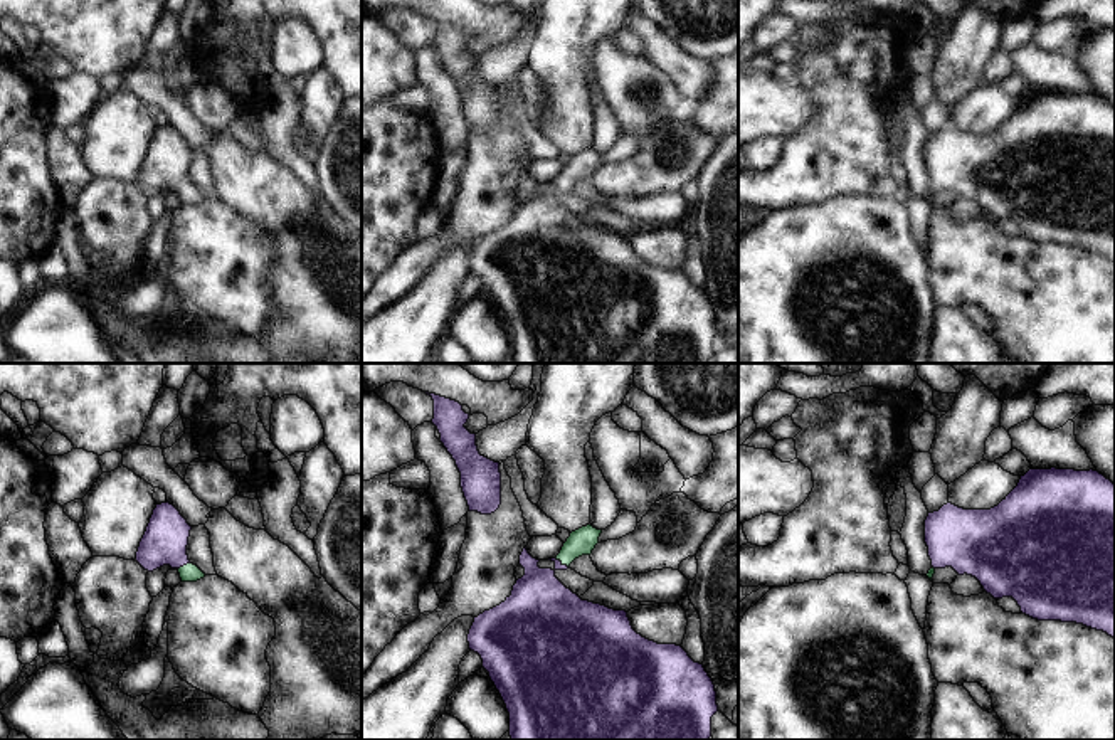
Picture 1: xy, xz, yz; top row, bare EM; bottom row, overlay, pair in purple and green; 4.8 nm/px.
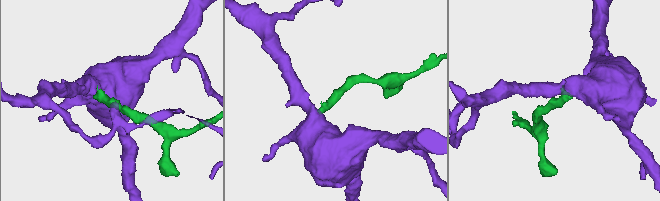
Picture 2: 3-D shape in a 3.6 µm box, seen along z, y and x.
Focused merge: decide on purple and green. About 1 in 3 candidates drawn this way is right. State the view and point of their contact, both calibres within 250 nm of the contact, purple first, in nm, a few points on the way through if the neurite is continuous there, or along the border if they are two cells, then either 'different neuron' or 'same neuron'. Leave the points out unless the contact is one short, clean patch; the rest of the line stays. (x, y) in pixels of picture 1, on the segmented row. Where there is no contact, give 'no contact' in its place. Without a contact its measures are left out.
xz (560, 562) | 320/130 nm | across xz (542, 611), (542, 582), (560, 562), (581, 542) | same neuron

